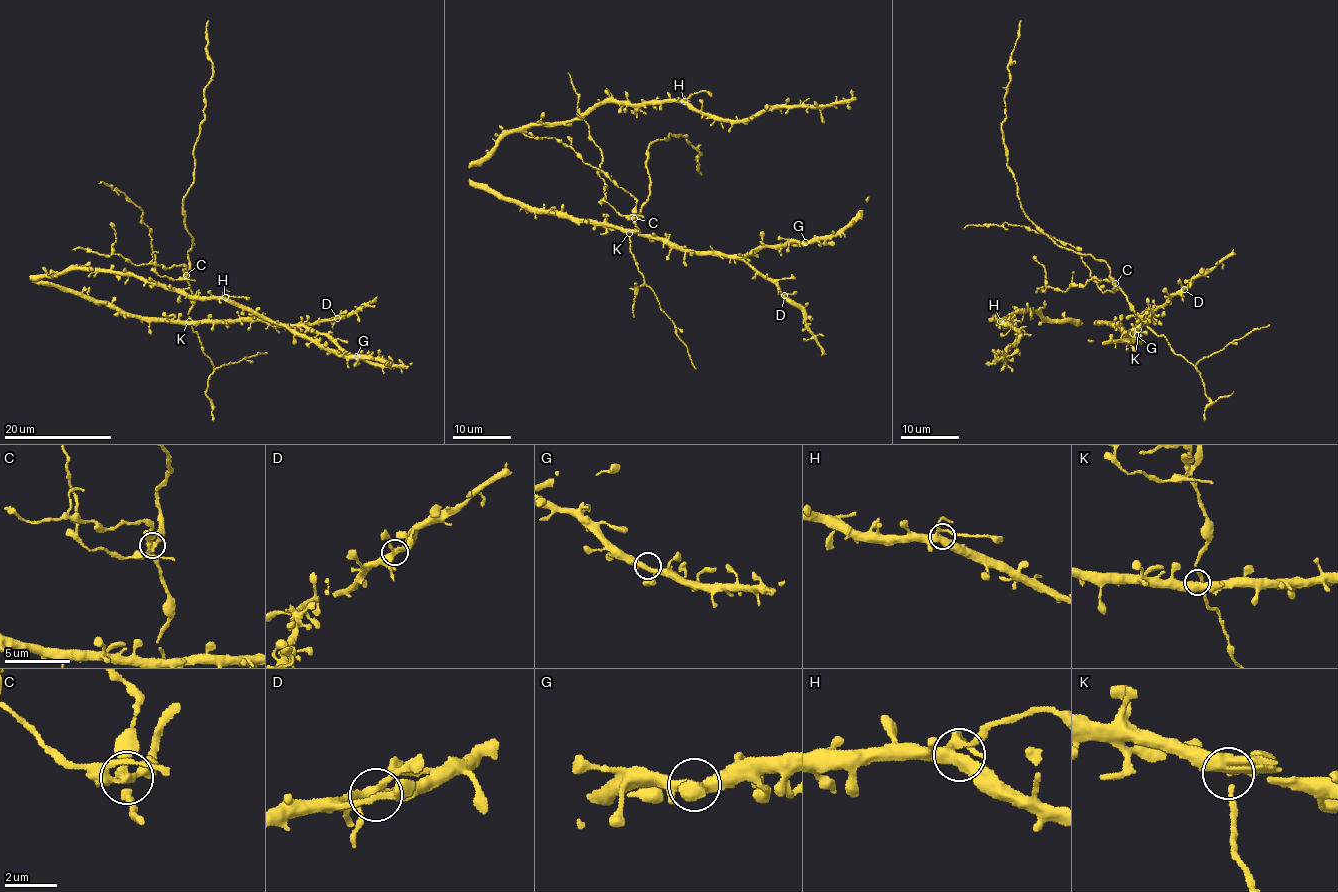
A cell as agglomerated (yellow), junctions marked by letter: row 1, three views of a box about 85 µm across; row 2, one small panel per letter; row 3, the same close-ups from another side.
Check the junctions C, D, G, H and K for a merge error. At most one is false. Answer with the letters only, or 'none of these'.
C

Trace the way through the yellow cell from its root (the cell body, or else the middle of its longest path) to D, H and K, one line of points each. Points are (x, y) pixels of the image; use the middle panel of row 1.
D: (517, 204), (544, 208), (568, 218), (607, 222), (642, 234), (653, 234), (689, 250), (739, 255), (784, 295)
H: (517, 204), (480, 189), (469, 178), (469, 168), (505, 136), (531, 125), (582, 120), (604, 103), (684, 101)
K: (517, 204), (544, 208), (568, 218), (607, 222), (629, 233)

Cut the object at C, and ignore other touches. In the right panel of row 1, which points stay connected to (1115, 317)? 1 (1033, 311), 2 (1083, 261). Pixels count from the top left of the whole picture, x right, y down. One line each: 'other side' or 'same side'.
1: same side
2: other side

